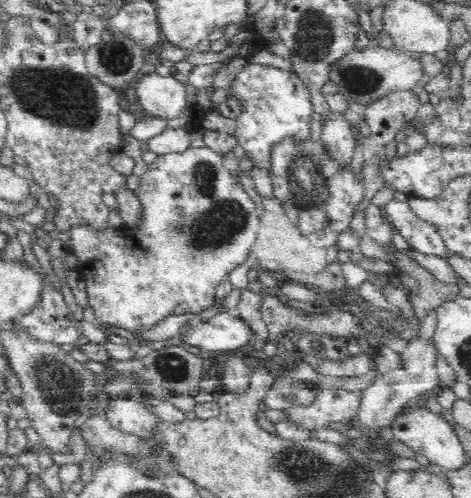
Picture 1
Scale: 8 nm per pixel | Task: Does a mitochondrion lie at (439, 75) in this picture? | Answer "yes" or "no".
no

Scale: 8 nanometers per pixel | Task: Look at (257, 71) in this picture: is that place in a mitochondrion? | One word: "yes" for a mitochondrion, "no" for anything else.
no

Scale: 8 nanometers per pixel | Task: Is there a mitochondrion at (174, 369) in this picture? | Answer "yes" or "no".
yes

